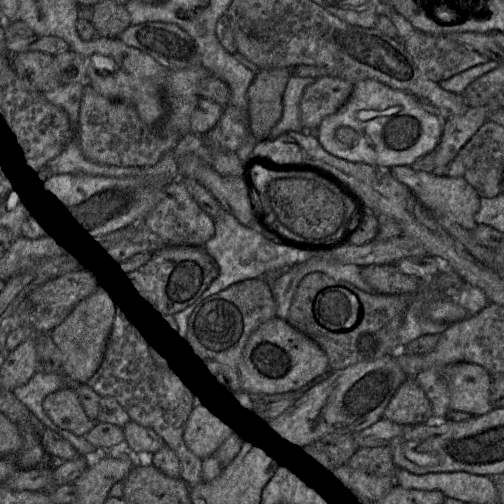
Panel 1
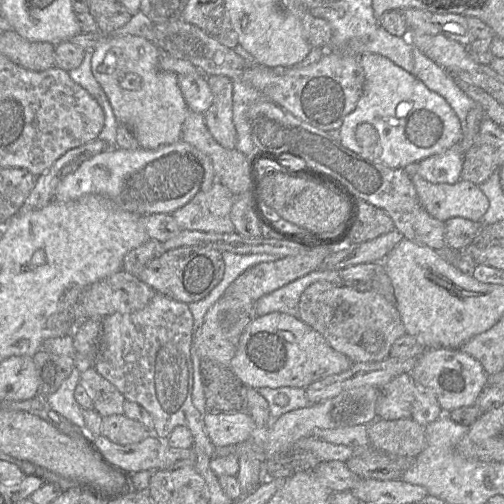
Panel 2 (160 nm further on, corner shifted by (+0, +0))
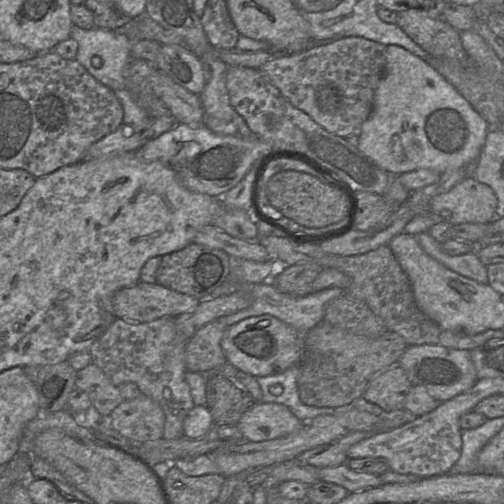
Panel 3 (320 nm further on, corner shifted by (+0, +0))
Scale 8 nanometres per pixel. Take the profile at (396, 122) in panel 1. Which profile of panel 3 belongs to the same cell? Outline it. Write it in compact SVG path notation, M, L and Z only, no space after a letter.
M398 45L386 47L385 72L374 94L373 109L362 124L357 148L391 176L420 168L439 173L467 166L476 159L489 130L487 121L435 68Z

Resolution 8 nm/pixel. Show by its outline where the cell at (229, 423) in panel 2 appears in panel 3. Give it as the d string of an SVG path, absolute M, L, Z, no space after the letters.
M256 402L236 424L243 439L254 442L286 436L302 425L287 406L264 402Z

